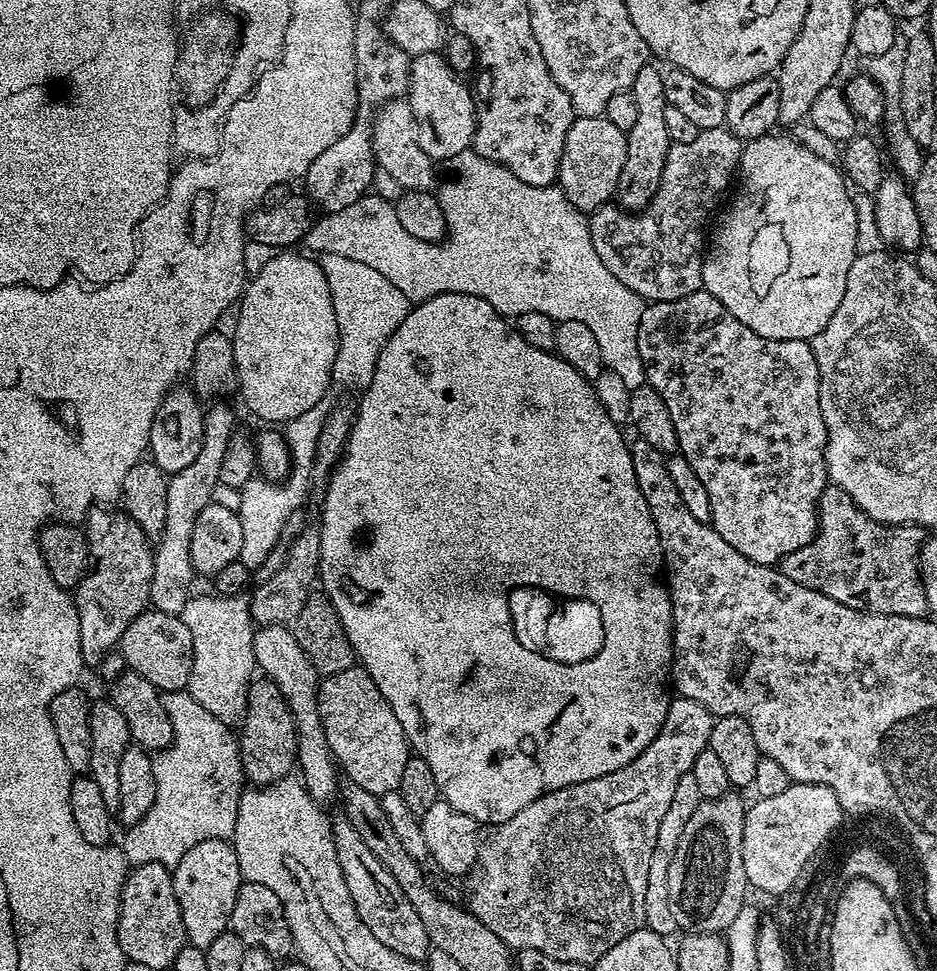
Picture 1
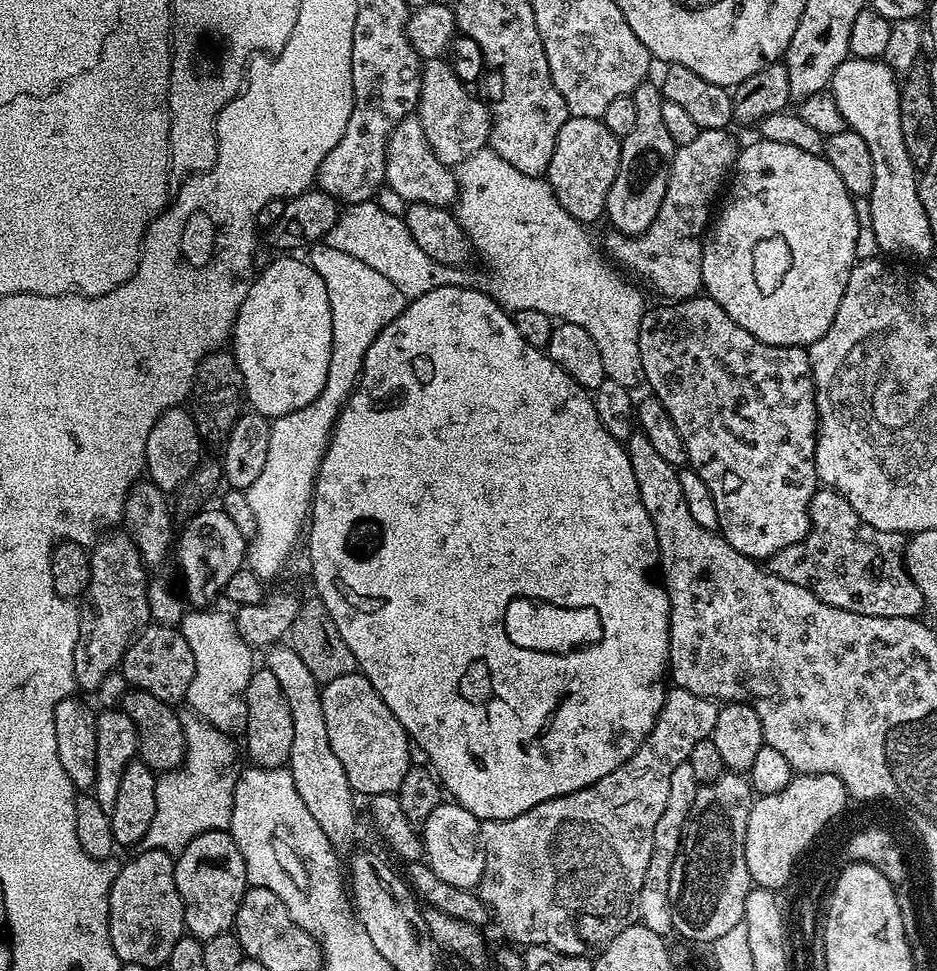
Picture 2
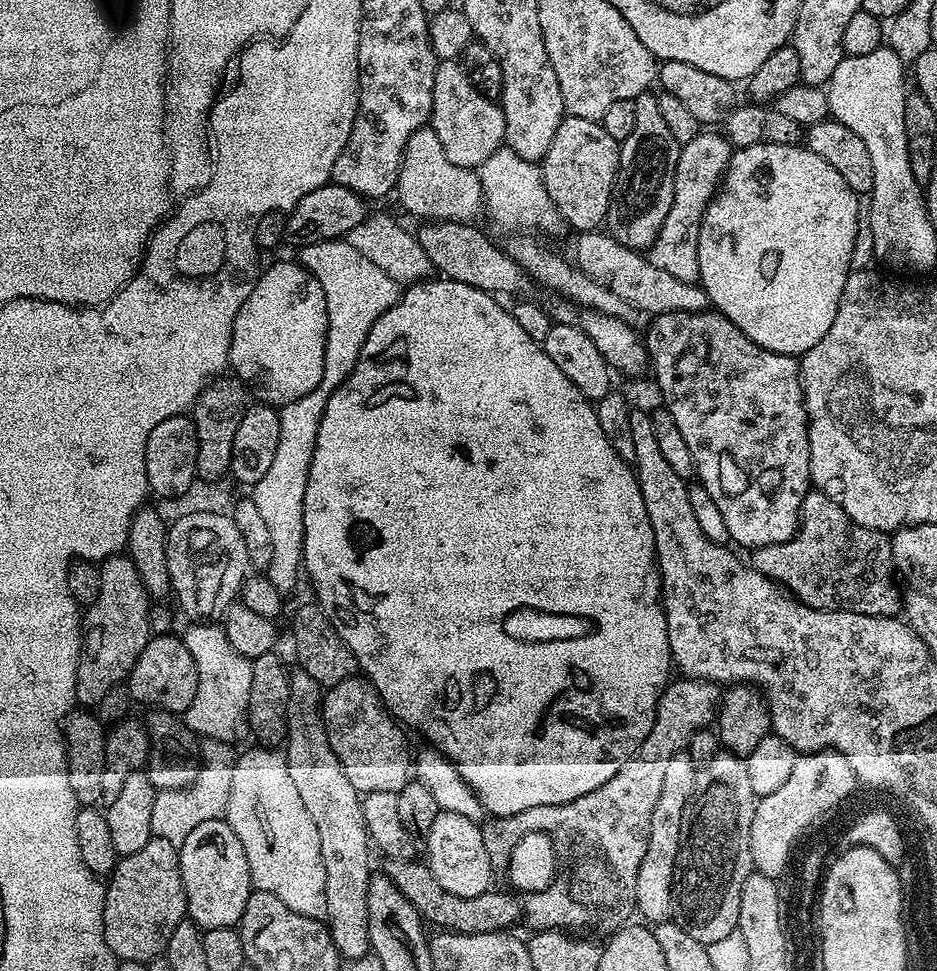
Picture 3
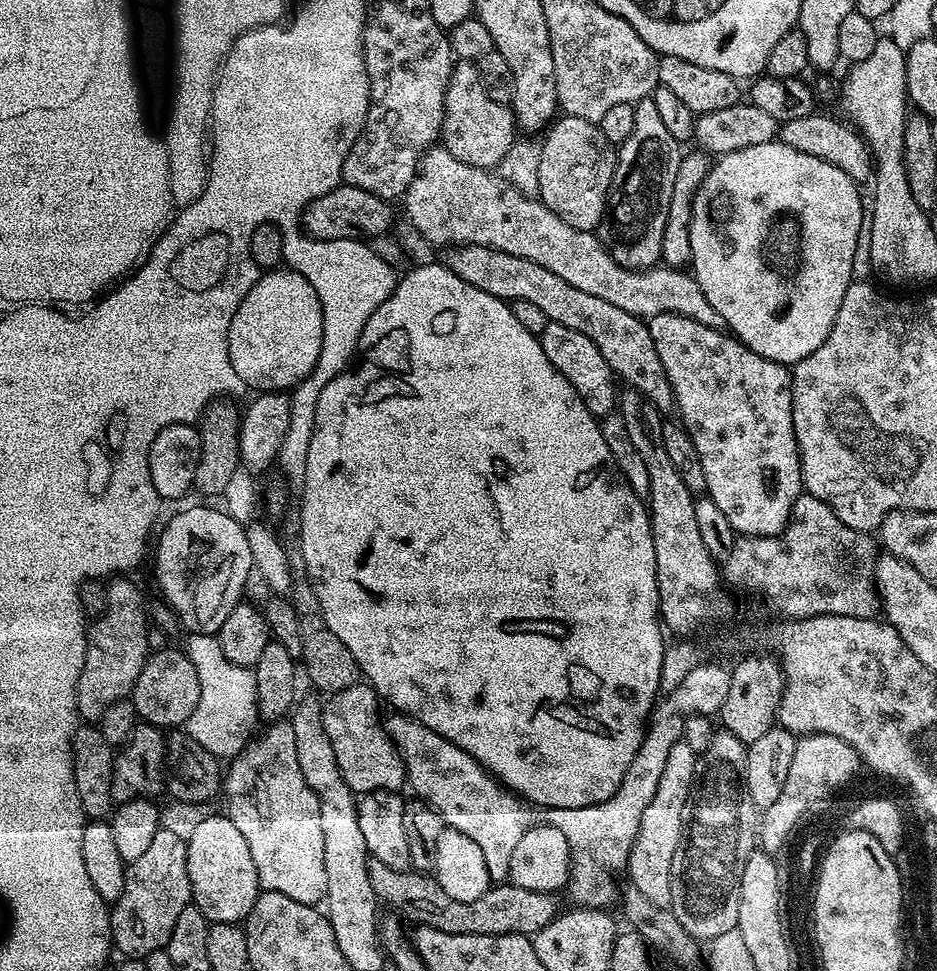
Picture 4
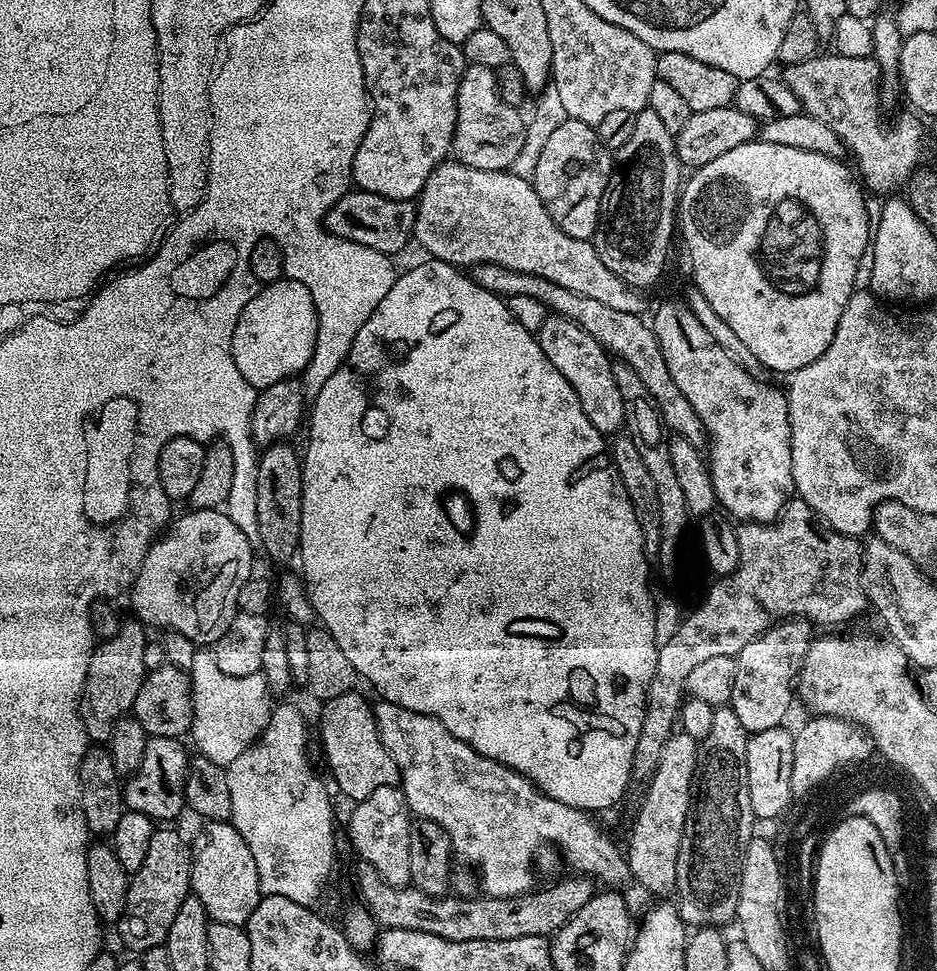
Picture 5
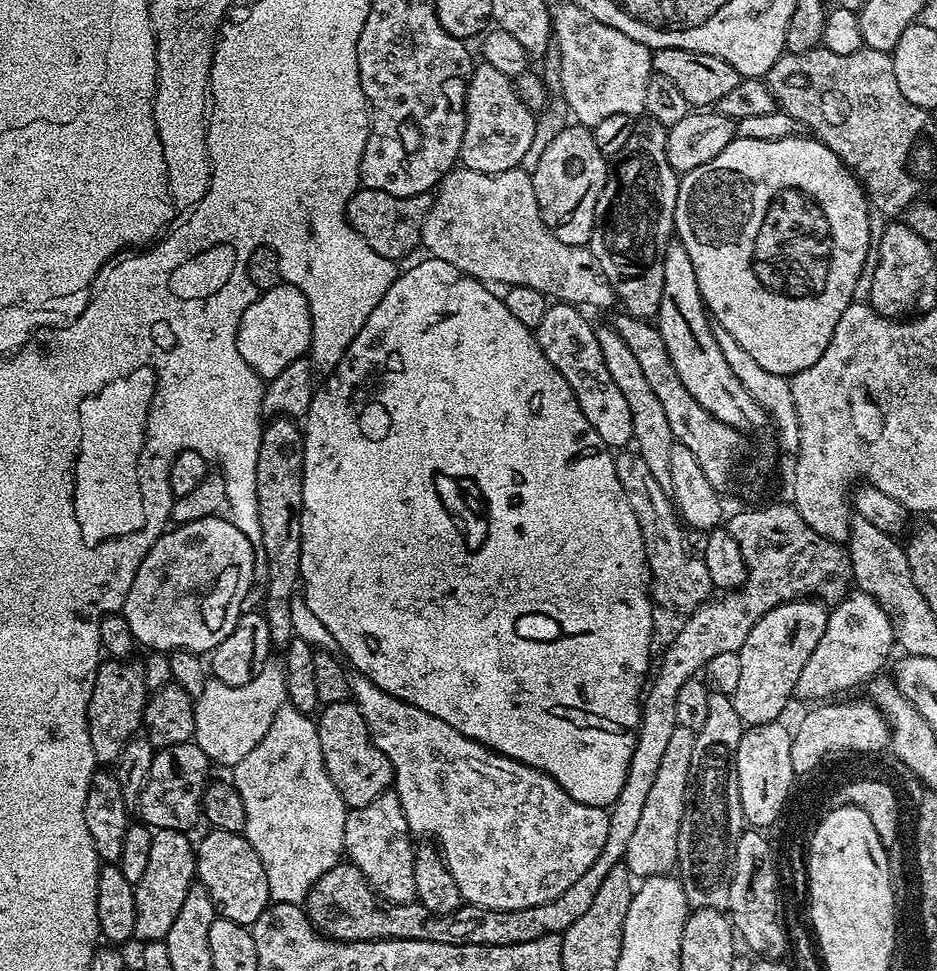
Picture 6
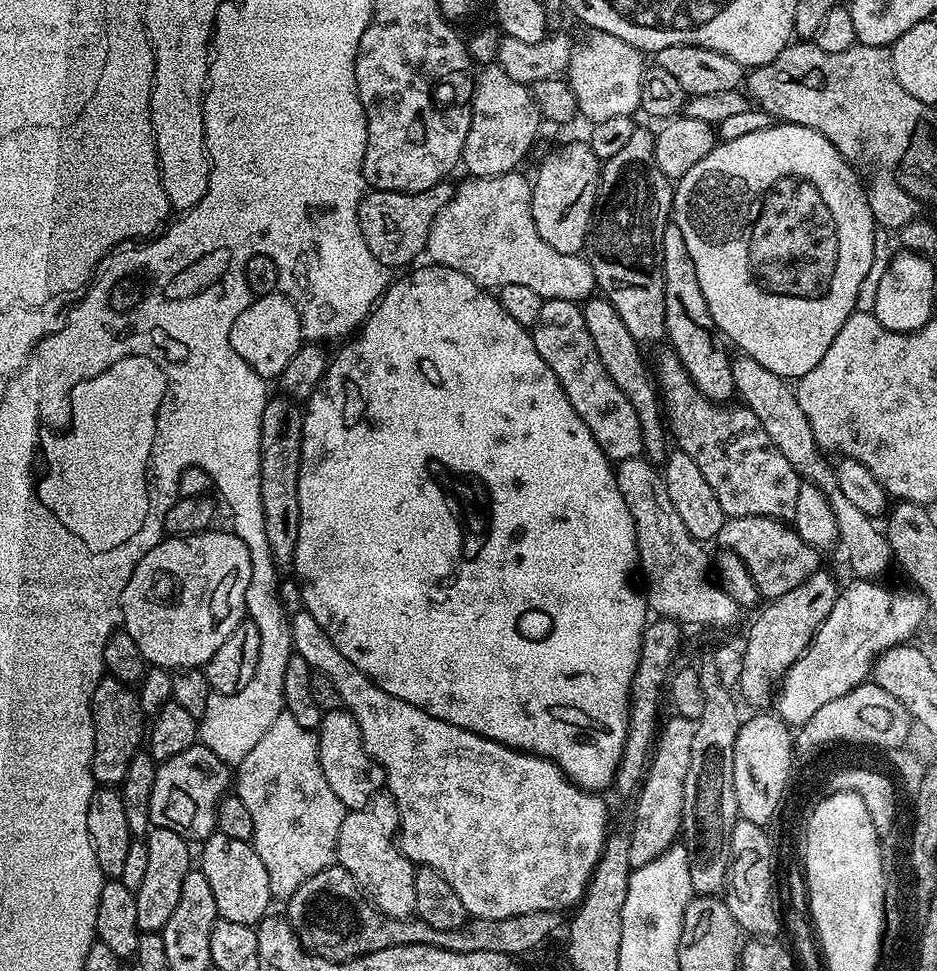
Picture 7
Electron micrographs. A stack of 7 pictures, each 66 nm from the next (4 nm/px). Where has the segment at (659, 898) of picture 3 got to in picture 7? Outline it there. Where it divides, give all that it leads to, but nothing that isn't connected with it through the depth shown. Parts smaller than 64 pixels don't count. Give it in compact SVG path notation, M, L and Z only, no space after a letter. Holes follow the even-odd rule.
M669 715L669 720L663 721L659 729L656 742L650 757L647 772L644 773L644 782L638 789L638 795L635 797L636 817L632 820L632 828L628 832L630 838L630 862L633 868L646 866L646 862L654 862L658 854L662 854L668 848L668 845L677 839L680 829L680 820L684 816L684 787L686 786L686 770L690 766L690 749L694 746L694 730L696 721L681 716Z

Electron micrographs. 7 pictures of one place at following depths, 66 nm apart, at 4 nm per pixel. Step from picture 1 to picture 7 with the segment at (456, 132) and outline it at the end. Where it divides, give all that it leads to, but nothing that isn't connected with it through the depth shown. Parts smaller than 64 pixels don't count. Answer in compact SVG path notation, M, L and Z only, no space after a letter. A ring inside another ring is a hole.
M495 62L481 67L472 90L472 117L470 134L466 134L463 167L468 167L473 177L501 176L517 171L540 132L540 124L540 107L529 85L514 82L514 78Z

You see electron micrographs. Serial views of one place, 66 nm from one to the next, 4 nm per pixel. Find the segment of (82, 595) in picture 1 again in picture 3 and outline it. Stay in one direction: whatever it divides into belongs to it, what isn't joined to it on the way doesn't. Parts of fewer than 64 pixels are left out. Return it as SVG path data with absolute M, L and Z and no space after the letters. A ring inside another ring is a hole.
M124 554L110 556L99 565L99 571L101 593L98 594L97 600L86 608L86 627L83 629L80 645L80 661L76 675L76 704L80 706L97 706L112 688L124 684L134 670L138 654L146 650L146 642L154 635L148 621L150 599L131 558Z

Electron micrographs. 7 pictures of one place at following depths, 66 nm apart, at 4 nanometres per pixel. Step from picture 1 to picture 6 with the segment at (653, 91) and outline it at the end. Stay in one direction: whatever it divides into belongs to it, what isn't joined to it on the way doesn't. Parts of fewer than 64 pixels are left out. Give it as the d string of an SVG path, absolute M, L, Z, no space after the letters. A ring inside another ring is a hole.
M640 118L636 120L634 126L634 134L630 134L626 146L622 146L622 150L618 150L618 154L611 161L610 171L608 173L608 181L606 186L602 186L602 194L598 194L598 206L594 206L594 226L592 233L587 242L587 247L594 254L594 258L598 262L598 266L602 270L602 274L610 282L612 289L616 291L616 299L619 307L627 315L637 316L639 320L651 321L656 315L658 306L662 302L662 282L664 281L664 255L666 254L666 246L668 241L673 239L674 229L676 226L676 199L678 198L678 186L680 185L680 176L670 166L670 162L666 158L666 138L668 137L668 129L663 128L657 120L651 118Z

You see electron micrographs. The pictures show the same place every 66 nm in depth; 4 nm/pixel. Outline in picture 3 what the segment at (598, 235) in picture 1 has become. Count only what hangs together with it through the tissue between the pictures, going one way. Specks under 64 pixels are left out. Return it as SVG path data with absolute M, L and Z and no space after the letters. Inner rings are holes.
M716 130L700 131L680 149L674 174L674 202L670 206L670 214L666 214L666 222L662 222L662 230L658 230L658 238L652 243L652 247L647 249L646 257L654 266L658 266L658 270L672 274L683 284L695 284L699 281L698 234L702 218L706 206L720 187L733 151L727 136Z

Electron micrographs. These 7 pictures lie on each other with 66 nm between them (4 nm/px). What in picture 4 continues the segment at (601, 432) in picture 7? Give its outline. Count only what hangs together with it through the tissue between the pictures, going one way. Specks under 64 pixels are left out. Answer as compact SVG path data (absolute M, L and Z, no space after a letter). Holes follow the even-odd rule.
M549 322L540 335L540 345L546 358L554 362L554 370L558 370L558 374L562 374L562 378L566 378L574 390L578 390L584 405L591 410L593 416L603 418L617 407L618 381L612 375L606 358L602 358L598 351L598 346L594 346L586 334L578 334L578 330L570 330L570 326L558 326Z

